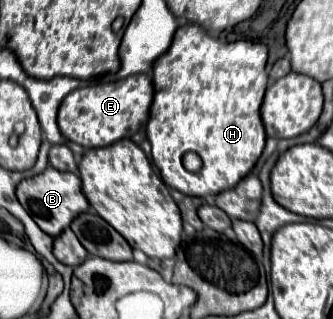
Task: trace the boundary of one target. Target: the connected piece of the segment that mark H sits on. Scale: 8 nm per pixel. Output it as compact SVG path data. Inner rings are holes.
M182 25L176 29L176 37L172 39L172 49L156 61L152 67L152 83L154 83L154 101L150 107L146 135L152 145L152 161L158 167L164 183L184 195L218 195L220 191L232 189L240 179L244 179L252 167L256 165L266 133L260 119L260 103L266 91L266 45L252 41L234 41L220 43L218 39L206 35L206 31L198 25ZM194 151L202 157L204 165L198 173L190 173L182 165L184 153Z

